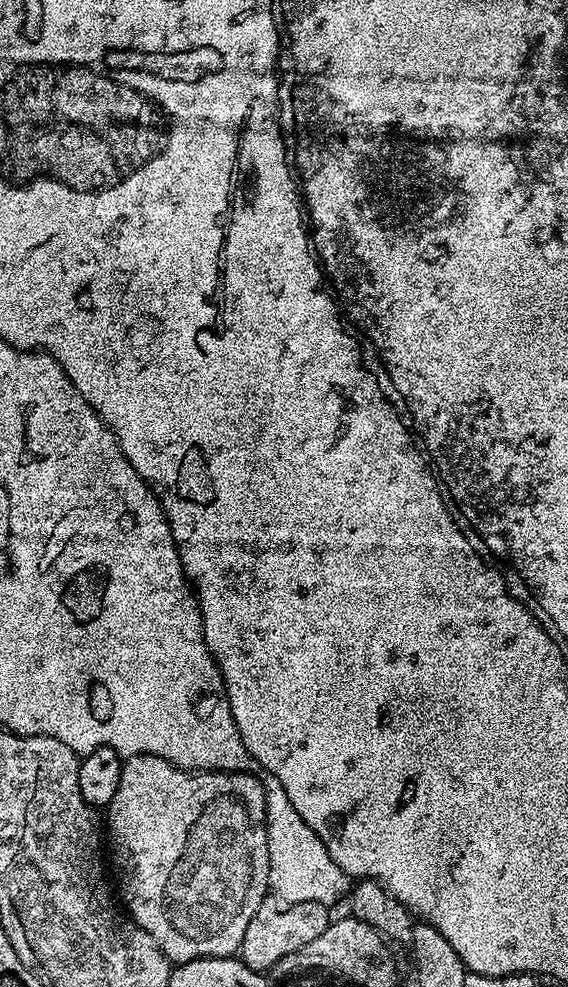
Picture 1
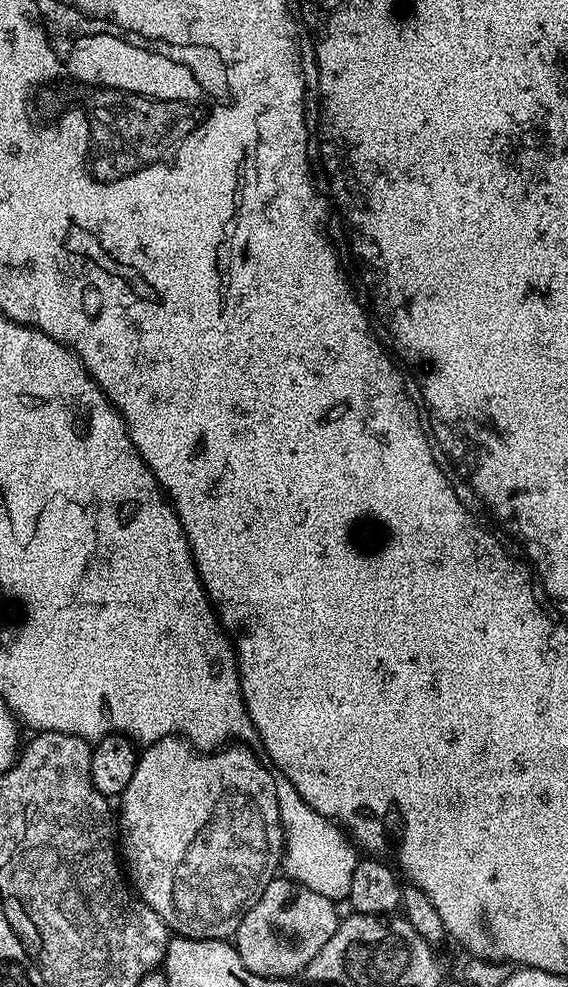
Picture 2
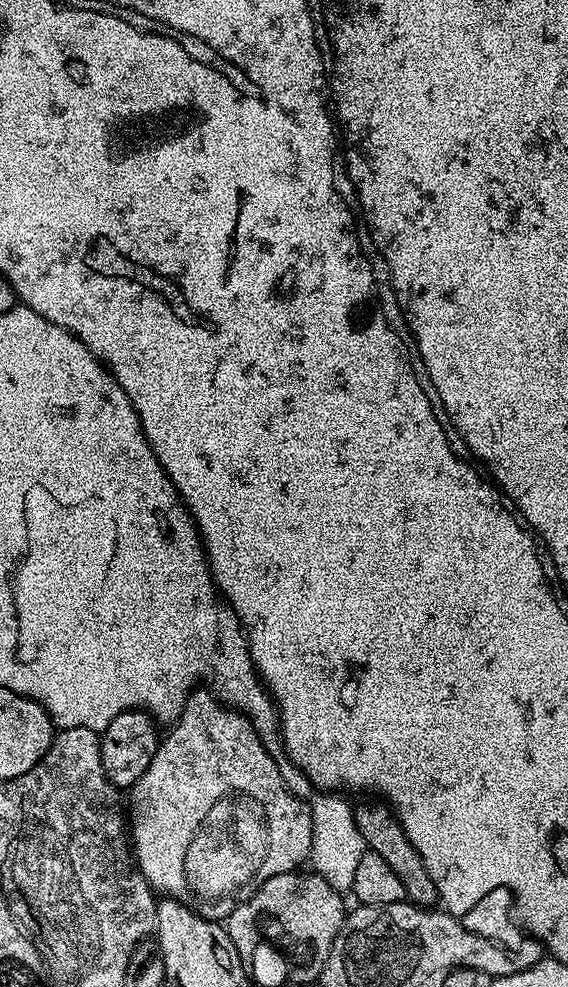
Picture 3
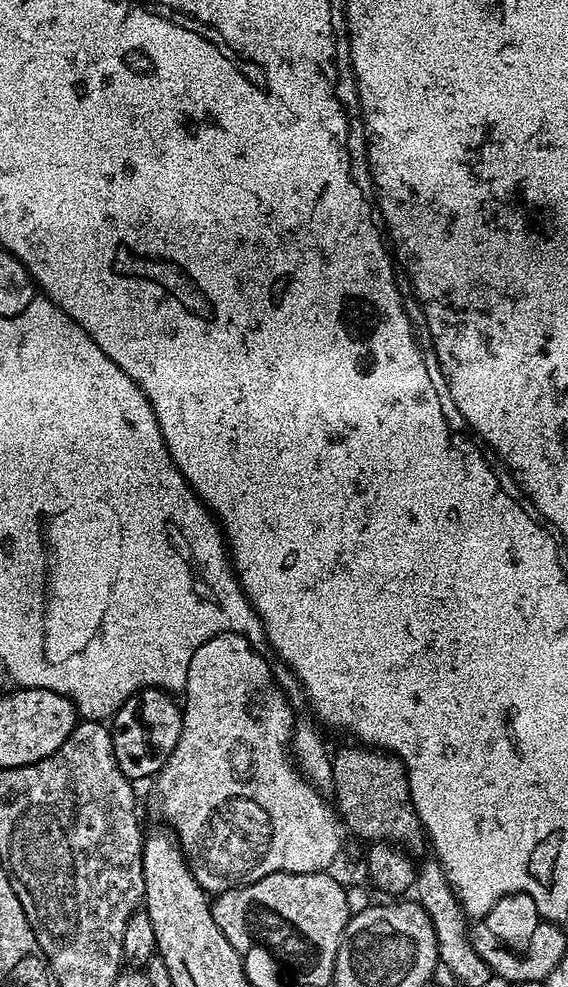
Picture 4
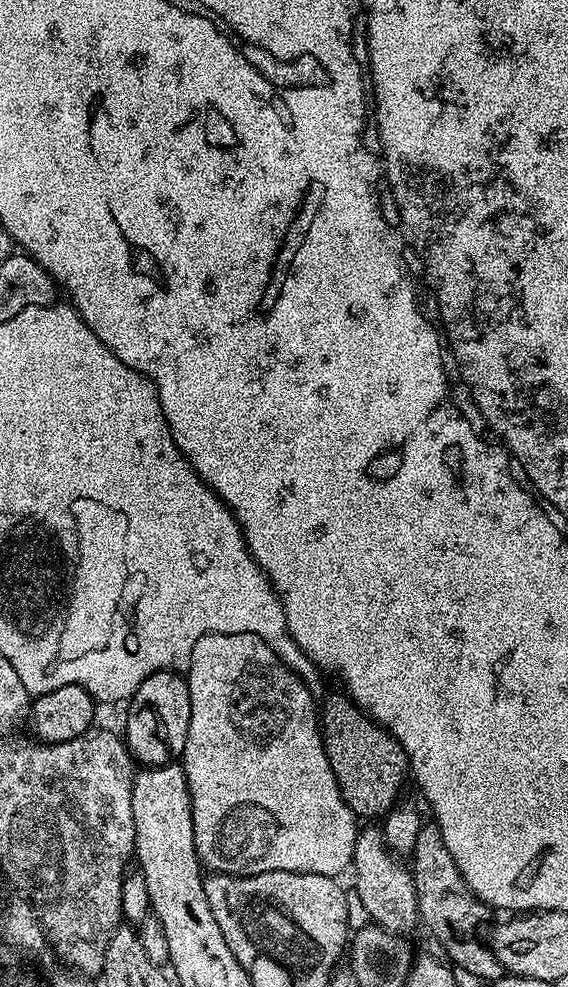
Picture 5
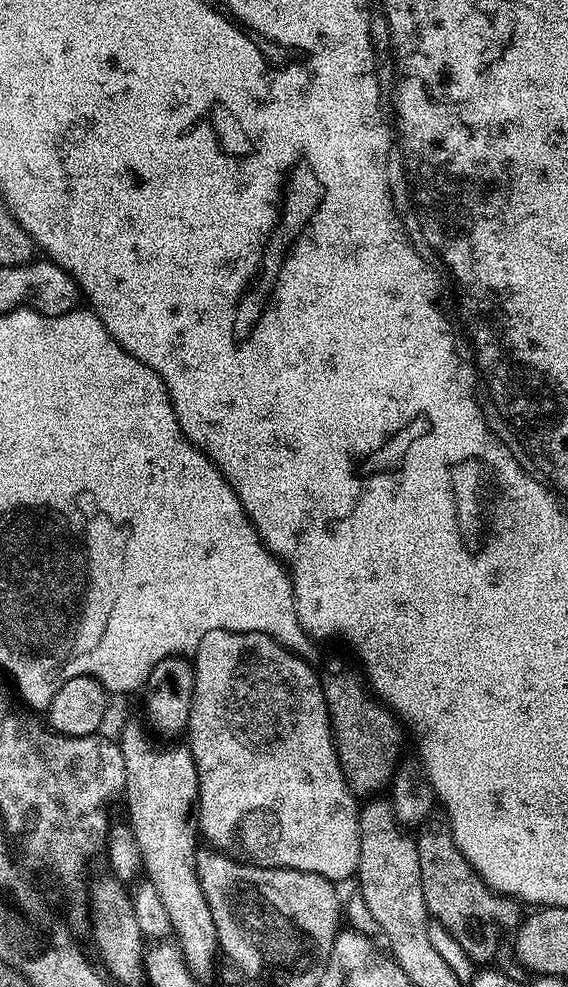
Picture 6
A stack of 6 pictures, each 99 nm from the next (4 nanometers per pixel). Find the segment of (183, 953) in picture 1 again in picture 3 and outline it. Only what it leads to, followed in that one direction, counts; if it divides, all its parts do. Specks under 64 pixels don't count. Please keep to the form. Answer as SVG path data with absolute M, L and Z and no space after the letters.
M193 690L188 693L188 701L184 712L179 720L171 725L172 728L161 739L158 750L142 778L133 784L130 789L132 804L130 800L130 847L134 853L137 868L148 880L148 885L157 893L165 897L177 900L192 911L208 920L217 922L227 921L228 915L234 911L242 902L250 899L260 889L262 882L274 878L278 874L295 872L301 867L300 864L311 857L312 844L312 812L307 803L301 797L296 796L284 785L284 775L280 772L280 764L262 746L254 726L242 712L235 708L229 708L227 703L221 702L211 691Z

